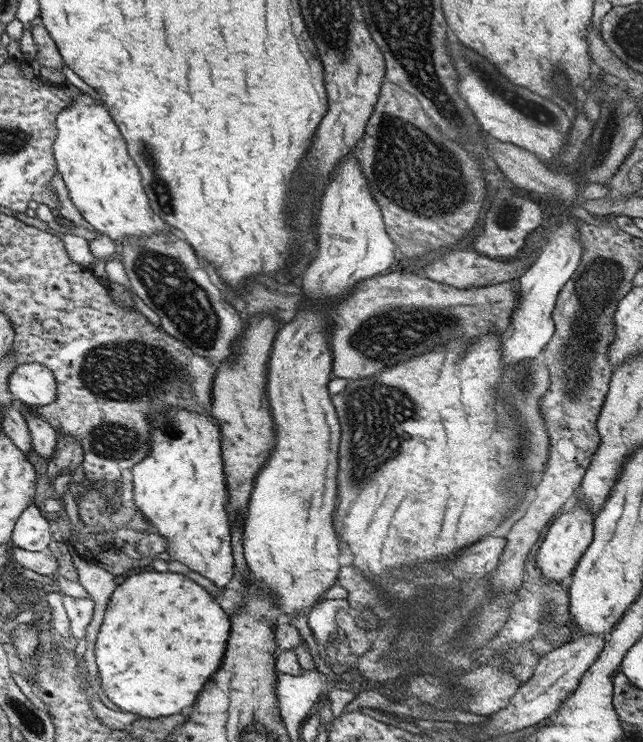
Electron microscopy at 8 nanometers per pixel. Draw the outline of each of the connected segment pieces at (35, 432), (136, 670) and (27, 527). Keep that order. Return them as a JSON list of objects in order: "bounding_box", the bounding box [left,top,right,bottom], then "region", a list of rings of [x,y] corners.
[{"bounding_box":[21,408,58,461],"region":[[[28,408],[21,409],[22,416],[25,418],[26,425],[32,435],[32,446],[34,450],[50,461],[56,452],[58,444],[58,430],[56,430],[48,421],[42,420]]]},{"bounding_box":[96,571,230,718],"region":[[[154,571],[134,574],[114,590],[114,596],[110,596],[104,624],[96,638],[96,664],[100,670],[102,690],[120,710],[142,718],[180,714],[186,706],[194,704],[206,680],[218,670],[228,632],[230,620],[226,612],[204,588],[186,576]]]},{"bounding_box":[12,504,53,552],"region":[[[32,504],[26,507],[18,519],[12,532],[13,544],[32,552],[48,551],[48,544],[53,538],[40,508]]]}]

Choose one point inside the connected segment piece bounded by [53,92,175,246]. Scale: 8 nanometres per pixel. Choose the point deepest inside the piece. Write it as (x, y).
(104, 183)

